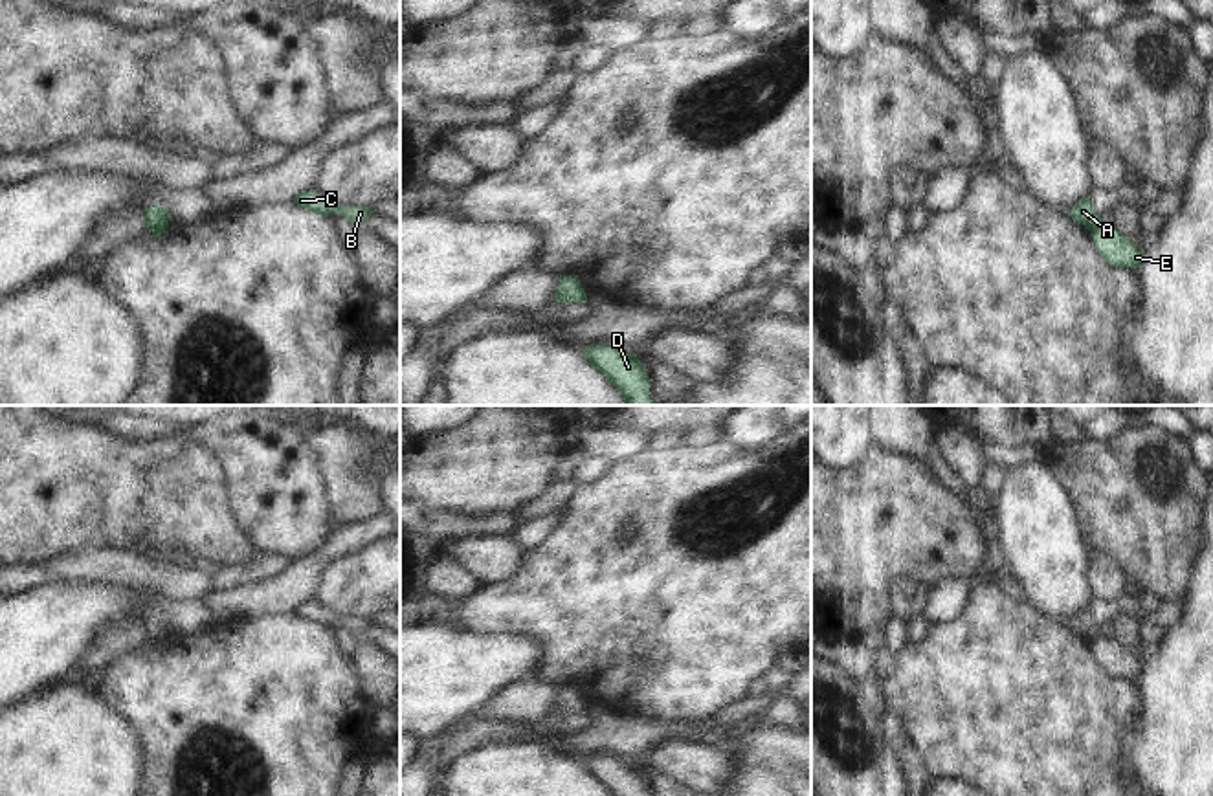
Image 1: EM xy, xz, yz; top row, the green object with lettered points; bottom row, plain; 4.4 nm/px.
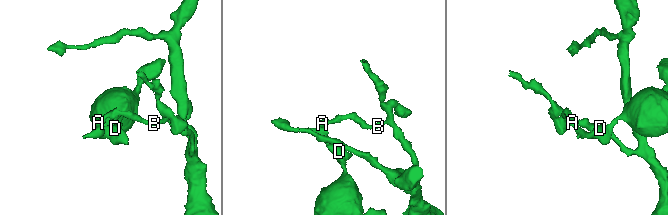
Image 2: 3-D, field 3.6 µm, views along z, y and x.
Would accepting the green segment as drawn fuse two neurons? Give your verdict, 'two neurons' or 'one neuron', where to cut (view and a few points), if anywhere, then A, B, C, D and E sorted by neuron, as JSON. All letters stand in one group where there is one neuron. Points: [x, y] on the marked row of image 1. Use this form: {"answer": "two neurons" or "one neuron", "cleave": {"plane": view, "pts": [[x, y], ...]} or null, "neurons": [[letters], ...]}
{"answer": "two neurons", "cleave": {"plane": "yz", "pts": [[1101, 224], [1092, 232]]}, "neurons": [["A", "B", "C"], ["D", "E"]]}

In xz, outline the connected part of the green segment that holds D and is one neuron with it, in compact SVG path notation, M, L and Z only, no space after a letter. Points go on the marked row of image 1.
M617 345L585 347L584 356L626 398L628 405L653 405L650 380L637 354L626 354Z

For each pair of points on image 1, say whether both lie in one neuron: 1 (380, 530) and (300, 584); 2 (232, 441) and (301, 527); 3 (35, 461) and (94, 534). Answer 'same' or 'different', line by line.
1: same
2: same
3: same

